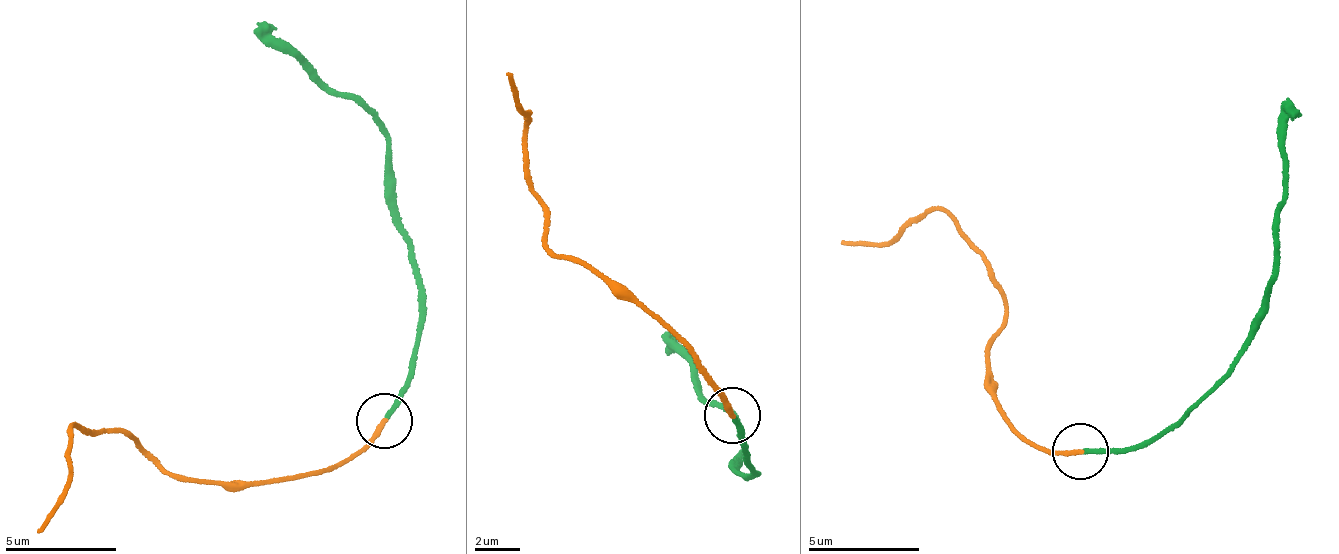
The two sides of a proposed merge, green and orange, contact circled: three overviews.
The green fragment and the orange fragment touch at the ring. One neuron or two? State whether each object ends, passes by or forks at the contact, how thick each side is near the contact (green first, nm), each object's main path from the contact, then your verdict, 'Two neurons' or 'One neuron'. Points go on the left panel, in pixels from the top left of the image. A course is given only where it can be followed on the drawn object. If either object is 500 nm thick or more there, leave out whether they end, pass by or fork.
At the ring green ends. At the ring orange ends. Thickness 200 nm (green) against 240 nm. Course of green: (384, 419), (410, 370), (425, 310), (393, 188), (386, 129), (256, 23). Course of orange: (383, 422), (348, 462), (291, 477), (164, 472), (143, 444), (75, 425), (70, 434), (65, 496), (38, 534). One neuron

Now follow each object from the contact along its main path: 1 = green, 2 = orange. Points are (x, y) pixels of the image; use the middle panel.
1: (731, 419), (743, 460), (758, 474), (737, 466), (747, 442), (665, 335)
2: (731, 414), (709, 373), (667, 328), (587, 264), (561, 259), (549, 240), (527, 121), (507, 74)

